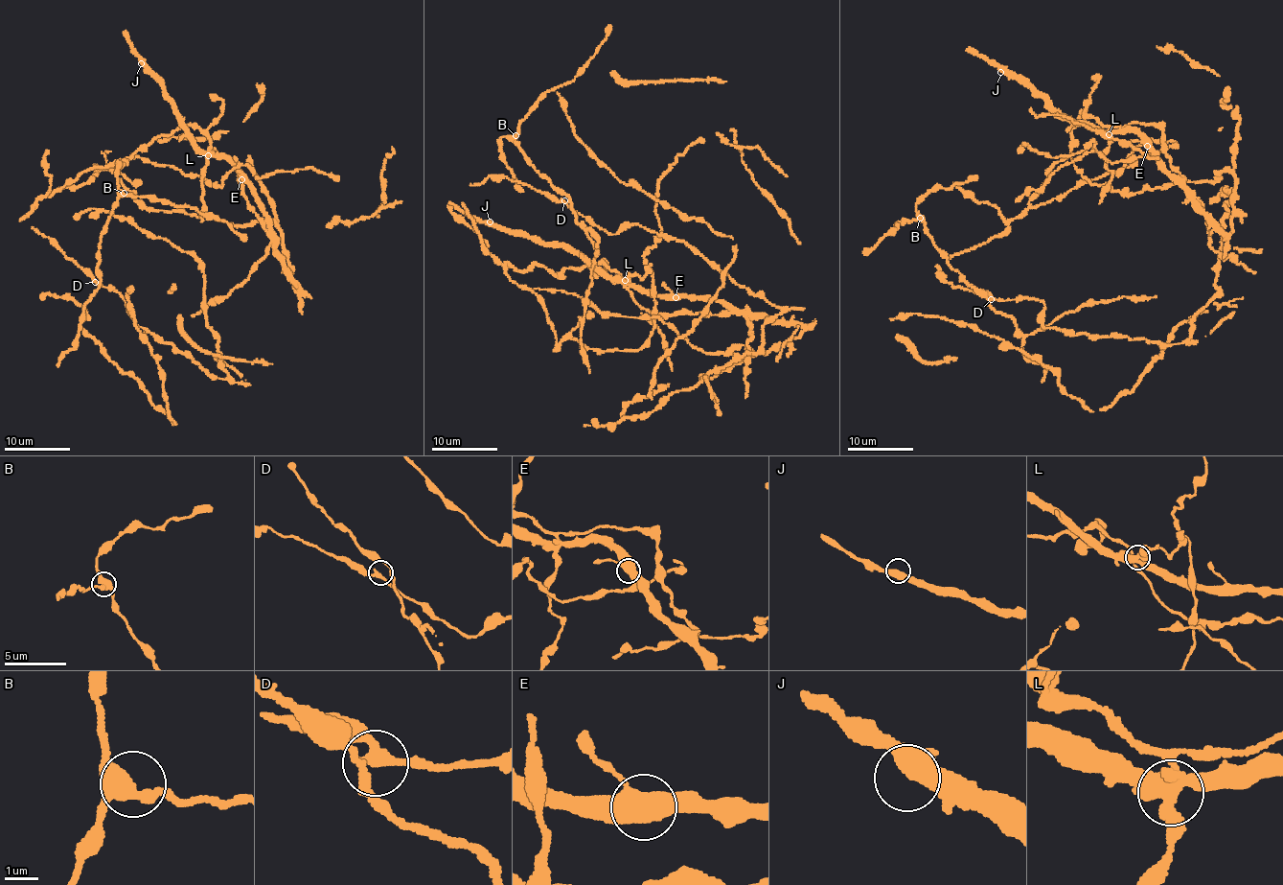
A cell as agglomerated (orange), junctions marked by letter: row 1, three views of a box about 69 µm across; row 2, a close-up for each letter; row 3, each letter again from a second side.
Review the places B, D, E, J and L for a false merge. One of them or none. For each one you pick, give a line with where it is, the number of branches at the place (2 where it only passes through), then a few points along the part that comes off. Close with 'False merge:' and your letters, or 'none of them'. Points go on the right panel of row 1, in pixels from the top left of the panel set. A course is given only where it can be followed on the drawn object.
False merge: none of them

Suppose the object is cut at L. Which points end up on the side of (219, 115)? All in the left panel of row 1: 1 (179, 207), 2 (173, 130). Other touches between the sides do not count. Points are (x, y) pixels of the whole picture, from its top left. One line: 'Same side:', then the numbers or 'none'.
Same side: 2

